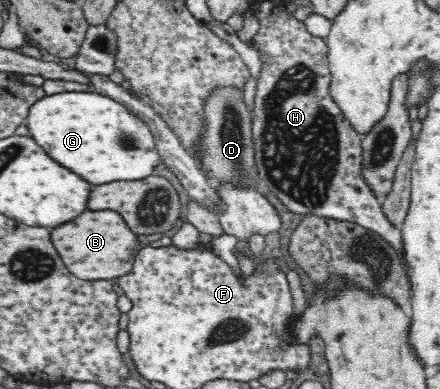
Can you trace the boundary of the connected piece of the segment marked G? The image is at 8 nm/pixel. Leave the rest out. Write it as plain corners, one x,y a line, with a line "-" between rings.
66,88
59,94
45,95
29,107
25,122
29,136
57,160
63,168
77,172
89,184
107,184
115,180
141,180
151,176
149,170
155,170
159,164
160,156
156,142
148,124
138,116
133,116
129,109
121,106
119,102
86,88

